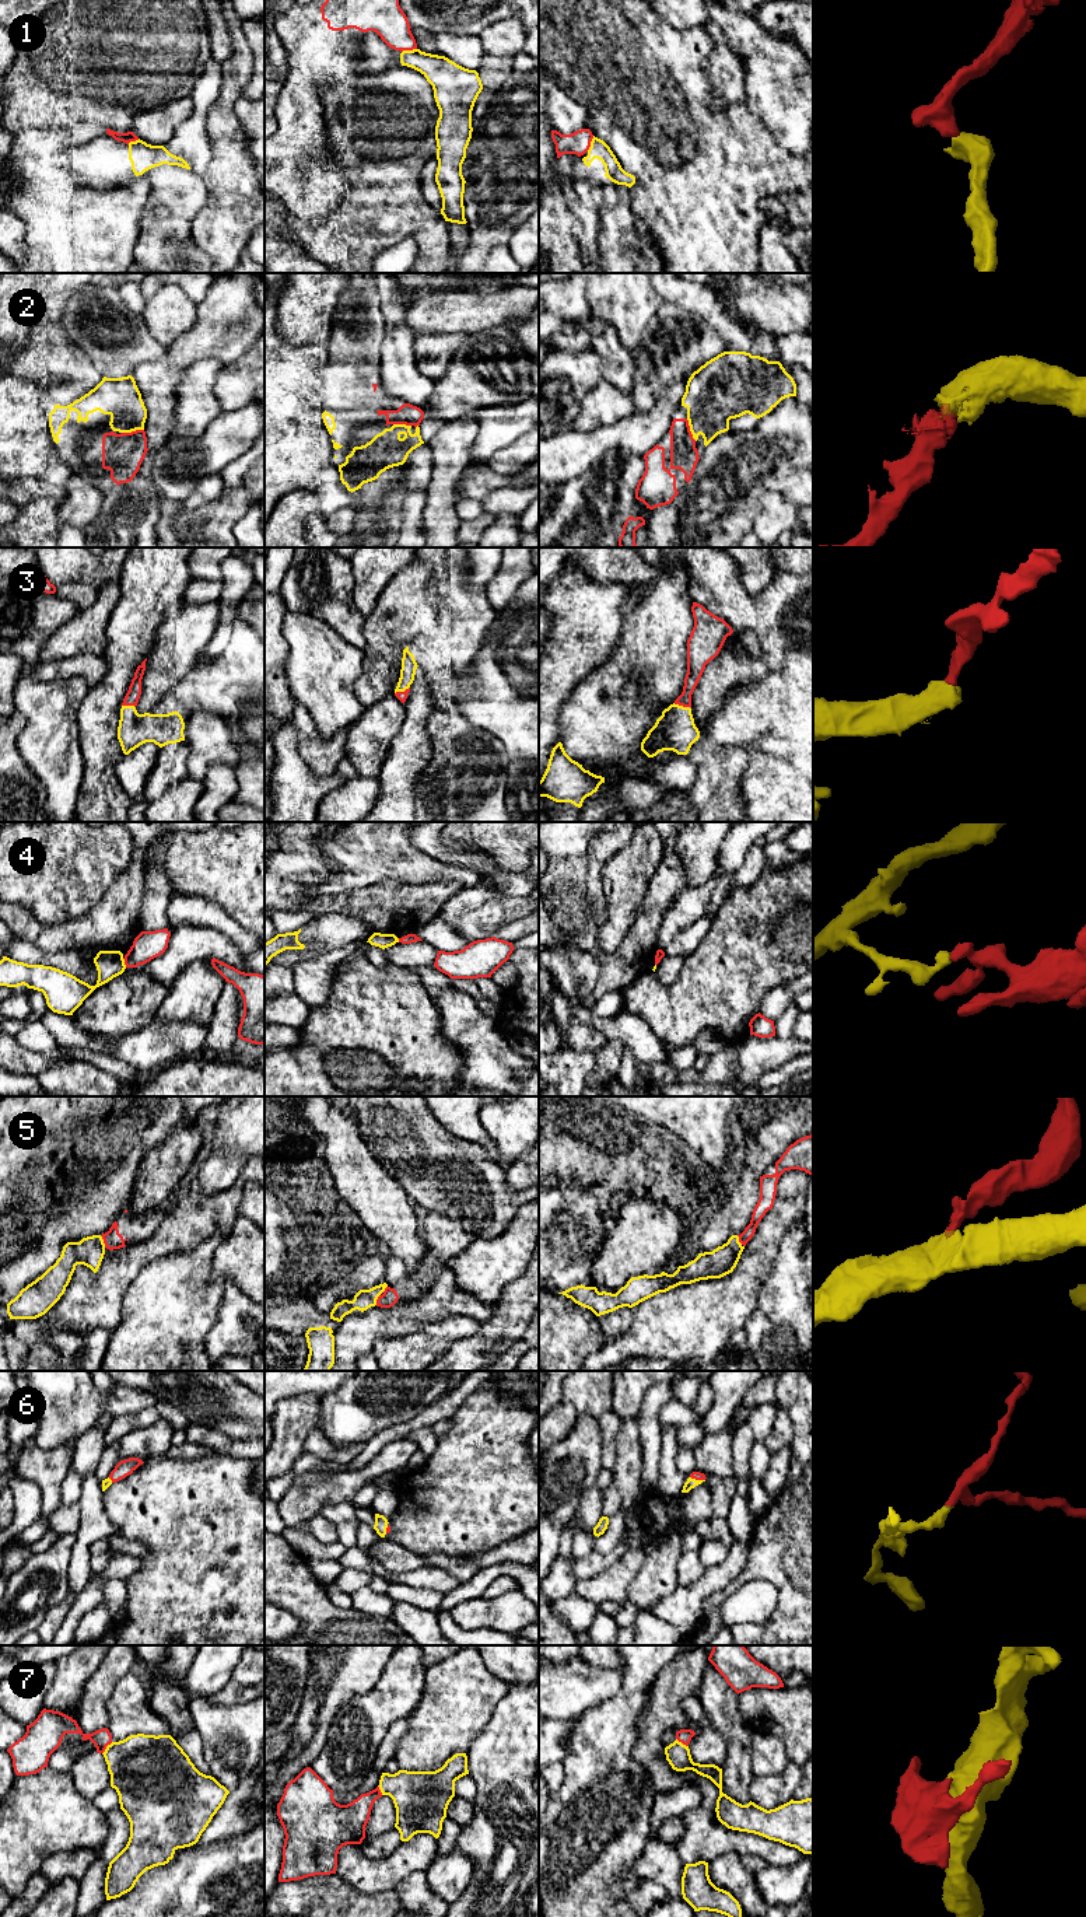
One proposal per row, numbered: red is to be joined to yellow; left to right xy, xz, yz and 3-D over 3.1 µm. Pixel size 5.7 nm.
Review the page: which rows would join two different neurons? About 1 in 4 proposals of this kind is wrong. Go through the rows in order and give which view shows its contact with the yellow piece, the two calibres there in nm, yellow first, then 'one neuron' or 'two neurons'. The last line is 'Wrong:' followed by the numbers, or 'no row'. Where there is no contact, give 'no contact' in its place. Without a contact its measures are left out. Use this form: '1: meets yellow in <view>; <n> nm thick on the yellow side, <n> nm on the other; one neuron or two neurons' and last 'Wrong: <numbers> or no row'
1: meets yellow in xz; 190 nm thick on the yellow side, 200 nm on the other; two neurons
2: meets yellow in xy; 220 nm thick on the yellow side, 240 nm on the other; one neuron
3: meets yellow in yz; 240 nm thick on the yellow side, 110 nm on the other; one neuron
4: meets yellow in xy; 160 nm thick on the yellow side, 160 nm on the other; two neurons
5: meets yellow in xy; 170 nm thick on the yellow side, 110 nm on the other; two neurons
6: meets yellow in yz; 60 nm thick on the yellow side, 50 nm on the other; one neuron
7: meets yellow in xy; 400 nm thick on the yellow side, 110 nm on the other; one neuron
Wrong: 1, 4, 5

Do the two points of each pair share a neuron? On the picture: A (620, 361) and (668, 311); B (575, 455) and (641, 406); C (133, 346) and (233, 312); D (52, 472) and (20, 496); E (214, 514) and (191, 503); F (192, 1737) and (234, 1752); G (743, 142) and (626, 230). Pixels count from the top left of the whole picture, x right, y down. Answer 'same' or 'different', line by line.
A: different
B: different
C: different
D: different
E: different
F: different
G: different

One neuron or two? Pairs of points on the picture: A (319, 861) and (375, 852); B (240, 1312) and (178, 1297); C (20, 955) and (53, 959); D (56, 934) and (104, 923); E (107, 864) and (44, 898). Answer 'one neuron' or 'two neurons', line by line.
A: two neurons
B: two neurons
C: one neuron
D: one neuron
E: one neuron

